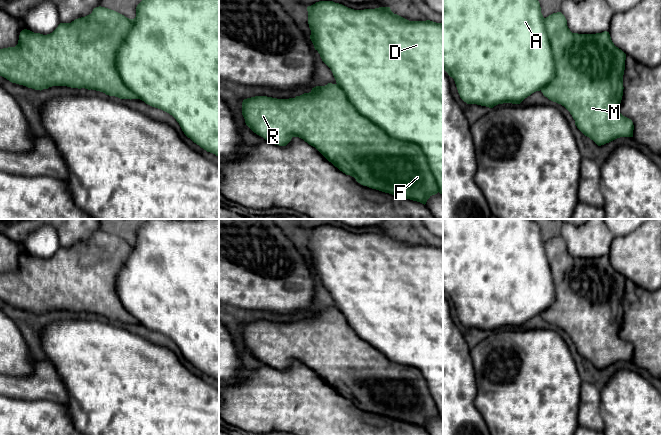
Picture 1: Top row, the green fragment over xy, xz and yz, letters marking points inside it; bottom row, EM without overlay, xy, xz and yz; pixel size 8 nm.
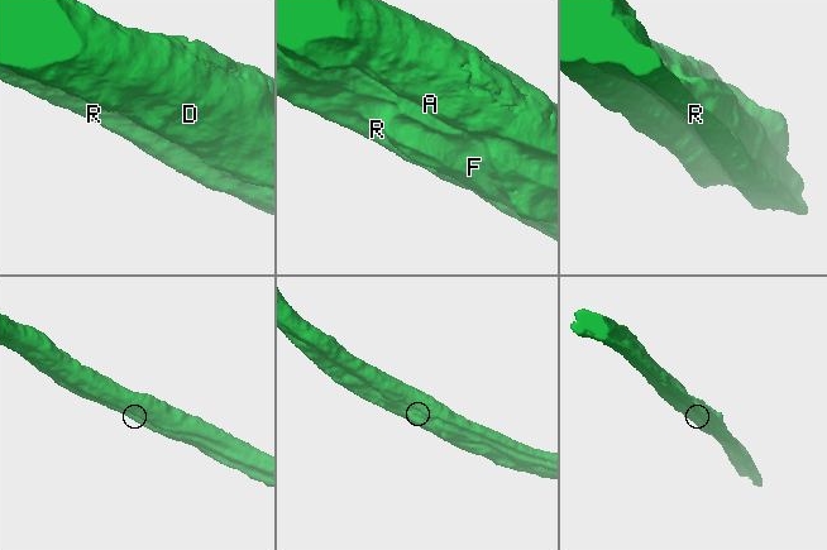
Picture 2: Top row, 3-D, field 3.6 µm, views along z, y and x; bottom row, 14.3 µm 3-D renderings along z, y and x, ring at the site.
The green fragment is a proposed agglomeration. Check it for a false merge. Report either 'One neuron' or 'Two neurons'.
Two neurons

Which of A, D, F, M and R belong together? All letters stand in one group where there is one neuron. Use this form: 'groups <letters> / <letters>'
groups A D / F M R

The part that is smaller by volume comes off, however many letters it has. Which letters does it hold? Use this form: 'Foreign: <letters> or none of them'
Foreign: F, M, R

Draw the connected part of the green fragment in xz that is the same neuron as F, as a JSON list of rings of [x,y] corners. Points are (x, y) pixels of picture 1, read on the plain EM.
[[[328,307],[325,310],[316,310],[309,317],[289,323],[267,320],[247,322],[242,326],[242,339],[246,349],[254,357],[275,369],[286,370],[293,361],[303,363],[340,395],[354,401],[363,410],[424,429],[432,419],[439,416],[436,403],[422,372],[414,366],[391,361],[374,346],[361,339],[337,308]]]

